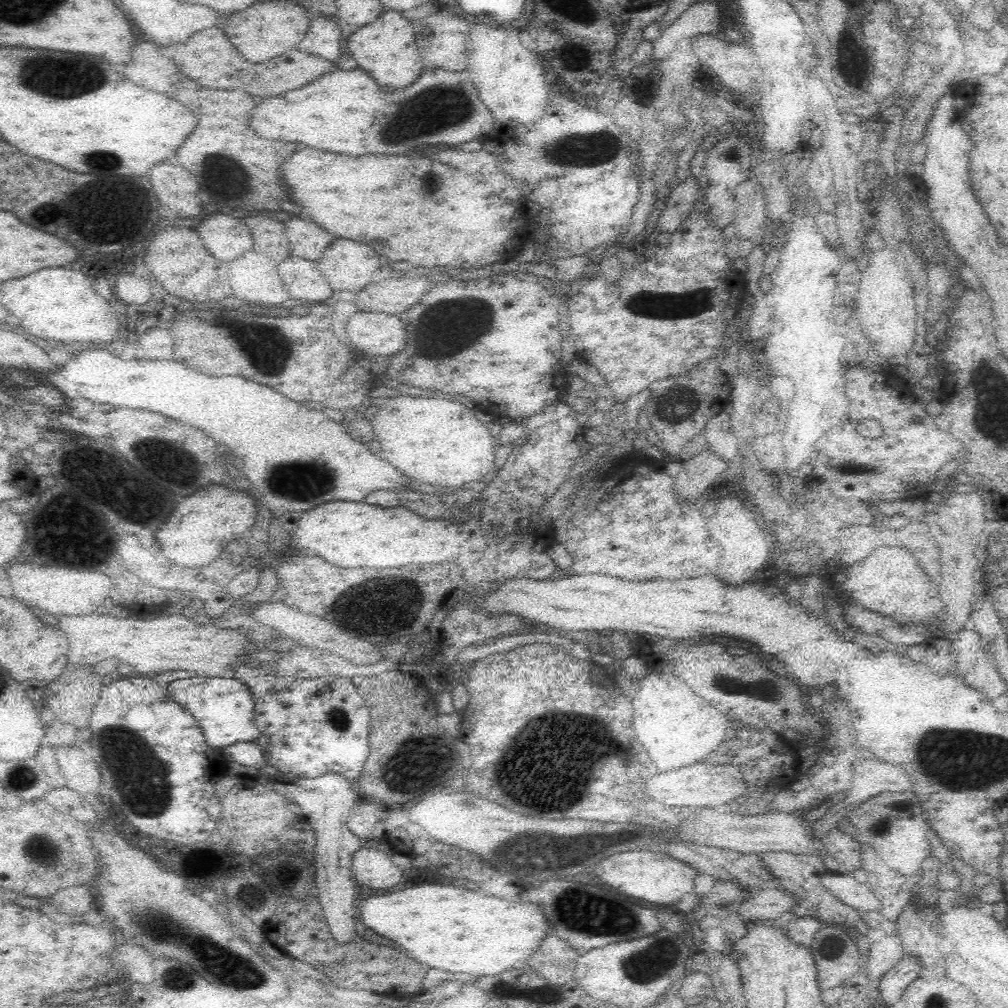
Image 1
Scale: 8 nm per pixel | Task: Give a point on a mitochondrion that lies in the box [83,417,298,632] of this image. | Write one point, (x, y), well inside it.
(131, 496)

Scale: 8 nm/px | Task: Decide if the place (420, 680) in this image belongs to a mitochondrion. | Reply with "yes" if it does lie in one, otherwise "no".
no

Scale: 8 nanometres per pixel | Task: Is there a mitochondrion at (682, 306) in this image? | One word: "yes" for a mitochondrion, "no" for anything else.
yes

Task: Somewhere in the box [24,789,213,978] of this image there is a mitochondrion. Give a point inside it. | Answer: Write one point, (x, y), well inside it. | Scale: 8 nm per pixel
(44, 849)

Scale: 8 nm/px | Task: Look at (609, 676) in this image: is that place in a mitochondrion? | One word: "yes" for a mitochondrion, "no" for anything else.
no

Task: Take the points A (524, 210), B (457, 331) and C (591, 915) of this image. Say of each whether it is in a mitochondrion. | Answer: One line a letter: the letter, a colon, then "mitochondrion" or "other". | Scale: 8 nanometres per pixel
A: other
B: mitochondrion
C: mitochondrion

